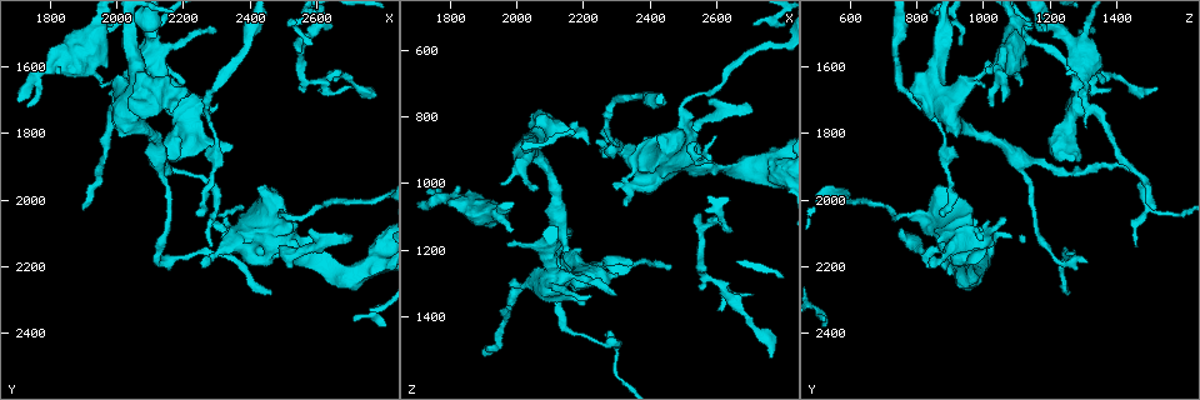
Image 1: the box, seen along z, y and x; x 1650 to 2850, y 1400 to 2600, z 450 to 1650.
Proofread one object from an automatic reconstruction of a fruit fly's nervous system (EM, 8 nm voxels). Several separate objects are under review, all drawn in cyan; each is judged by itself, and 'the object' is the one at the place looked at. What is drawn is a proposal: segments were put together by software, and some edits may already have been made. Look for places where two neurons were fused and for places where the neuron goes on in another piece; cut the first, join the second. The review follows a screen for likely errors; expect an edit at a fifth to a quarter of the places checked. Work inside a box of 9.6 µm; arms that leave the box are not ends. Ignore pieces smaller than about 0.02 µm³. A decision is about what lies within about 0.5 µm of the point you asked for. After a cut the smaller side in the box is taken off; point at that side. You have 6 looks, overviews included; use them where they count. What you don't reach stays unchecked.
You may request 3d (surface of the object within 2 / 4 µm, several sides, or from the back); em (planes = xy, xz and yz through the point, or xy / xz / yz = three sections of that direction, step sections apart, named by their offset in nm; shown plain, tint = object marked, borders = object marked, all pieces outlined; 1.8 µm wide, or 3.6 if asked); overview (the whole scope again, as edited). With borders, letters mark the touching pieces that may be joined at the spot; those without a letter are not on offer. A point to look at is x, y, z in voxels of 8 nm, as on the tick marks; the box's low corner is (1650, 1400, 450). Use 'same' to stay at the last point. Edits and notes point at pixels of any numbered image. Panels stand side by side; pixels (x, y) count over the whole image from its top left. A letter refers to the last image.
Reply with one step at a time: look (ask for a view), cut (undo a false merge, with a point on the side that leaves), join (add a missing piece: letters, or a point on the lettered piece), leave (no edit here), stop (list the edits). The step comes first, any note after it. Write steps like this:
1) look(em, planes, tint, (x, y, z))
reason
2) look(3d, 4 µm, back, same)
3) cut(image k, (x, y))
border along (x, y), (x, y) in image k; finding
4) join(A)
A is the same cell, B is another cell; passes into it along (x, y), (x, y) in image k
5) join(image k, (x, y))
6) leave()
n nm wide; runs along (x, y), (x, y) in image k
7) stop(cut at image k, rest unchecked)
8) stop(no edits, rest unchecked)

look(em, 3.6 µm, xy, step 16, tint, (2500, 2070, 840))
calibre changes

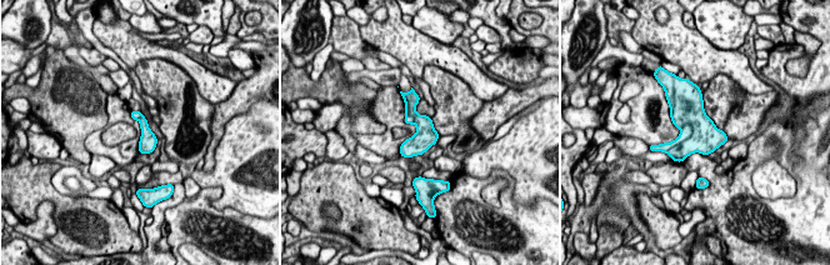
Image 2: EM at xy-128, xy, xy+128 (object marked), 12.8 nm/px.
look(em, 3.6 µm, planes, tint, same)

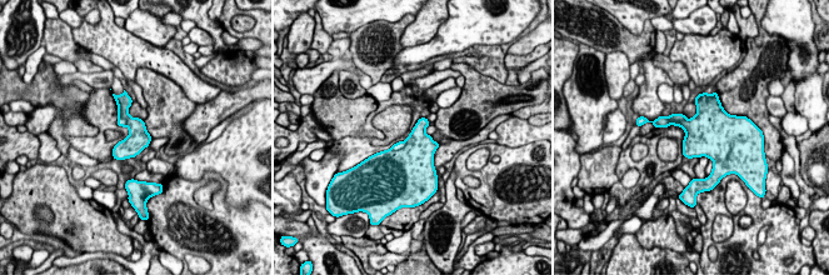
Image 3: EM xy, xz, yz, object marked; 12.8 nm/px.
look(em, 3.6 µm, planes, borders, same)
see the neighbours

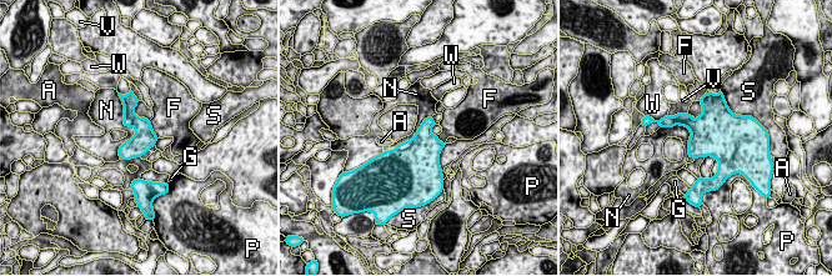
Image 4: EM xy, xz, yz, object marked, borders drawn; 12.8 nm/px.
cut(image 4, (680, 116))
300 nm wide; A, F, G, N, P, S, V and W are other cells; border along (672, 118), (691, 120) in image 4; two neurons meet here

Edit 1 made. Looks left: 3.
look(em, 3.6 µm, yz, step 4, tint, (2240, 2040, 870))

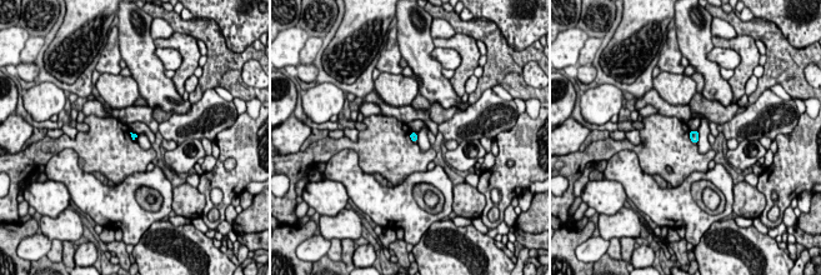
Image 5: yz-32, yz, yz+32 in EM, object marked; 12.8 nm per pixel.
look(em, 3.6 µm, yz, step 4, borders, same)

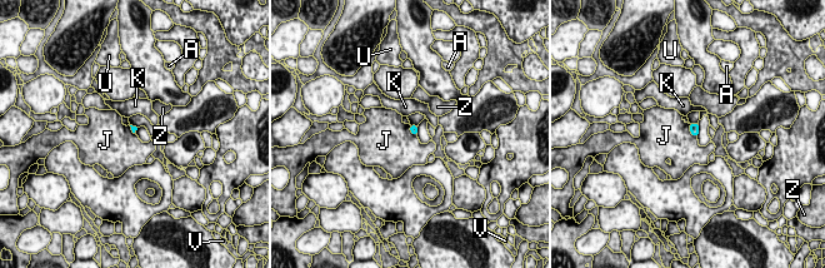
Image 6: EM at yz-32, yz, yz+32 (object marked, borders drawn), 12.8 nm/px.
leave()
A, J, K, U, V and Z are other cells; border along (689, 124), (689, 130), (696, 137) in image 6; none of them fits

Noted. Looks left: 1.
stop(cut at image 4, rest unchecked)

